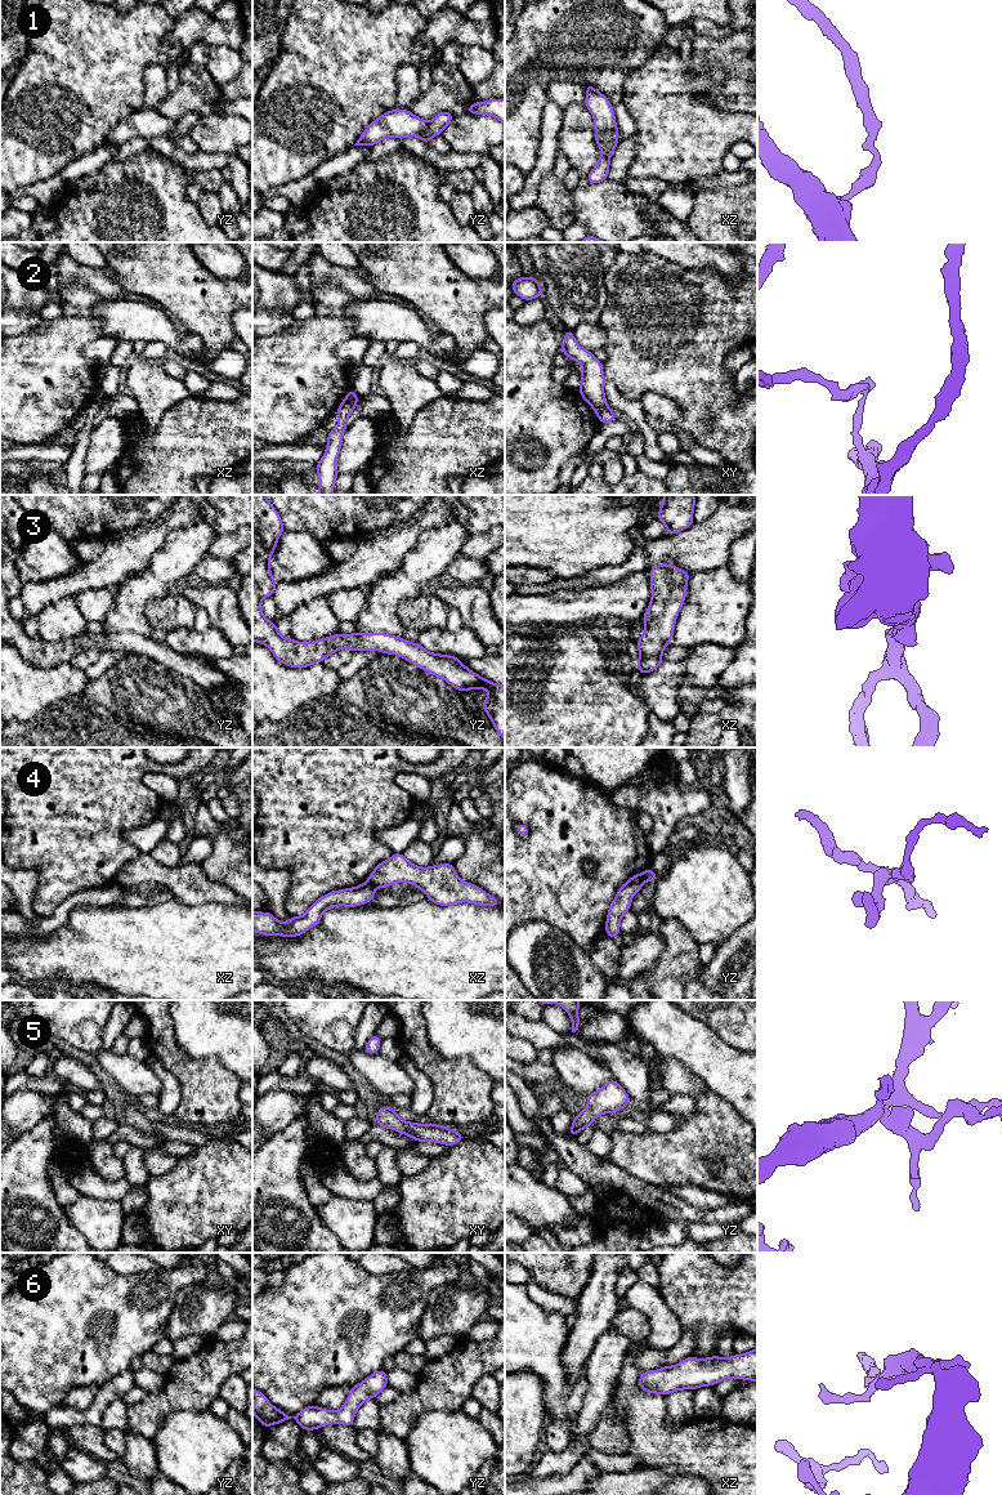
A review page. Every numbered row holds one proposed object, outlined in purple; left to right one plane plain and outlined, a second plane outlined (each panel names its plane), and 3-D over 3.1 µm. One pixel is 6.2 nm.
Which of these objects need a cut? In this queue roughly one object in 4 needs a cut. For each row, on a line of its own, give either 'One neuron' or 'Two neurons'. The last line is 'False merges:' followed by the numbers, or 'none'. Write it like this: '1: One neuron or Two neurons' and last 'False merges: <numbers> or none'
1: Two neurons
2: Two neurons
3: One neuron
4: Two neurons
5: One neuron
6: One neuron
False merges: 1, 2, 4

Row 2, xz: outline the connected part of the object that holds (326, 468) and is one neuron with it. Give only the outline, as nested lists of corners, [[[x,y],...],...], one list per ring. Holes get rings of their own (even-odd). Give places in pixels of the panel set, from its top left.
[[[358,398],[354,402],[345,402],[336,410],[339,415],[337,425],[328,432],[325,455],[317,463],[317,473],[319,479],[319,491],[316,495],[332,495],[334,485],[339,476],[336,470],[336,460],[340,454],[343,433],[348,427],[348,418],[357,407]]]

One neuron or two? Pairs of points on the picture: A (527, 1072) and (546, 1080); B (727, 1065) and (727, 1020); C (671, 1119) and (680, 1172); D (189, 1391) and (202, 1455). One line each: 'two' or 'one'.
A: one
B: two
C: two
D: two

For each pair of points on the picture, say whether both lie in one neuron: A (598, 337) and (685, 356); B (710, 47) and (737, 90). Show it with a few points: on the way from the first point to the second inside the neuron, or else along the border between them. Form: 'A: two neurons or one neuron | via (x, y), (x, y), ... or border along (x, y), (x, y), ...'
A: two neurons | border along (598, 322), (605, 331), (604, 347)
B: one neuron | via (721, 56), (737, 71), (737, 79)

